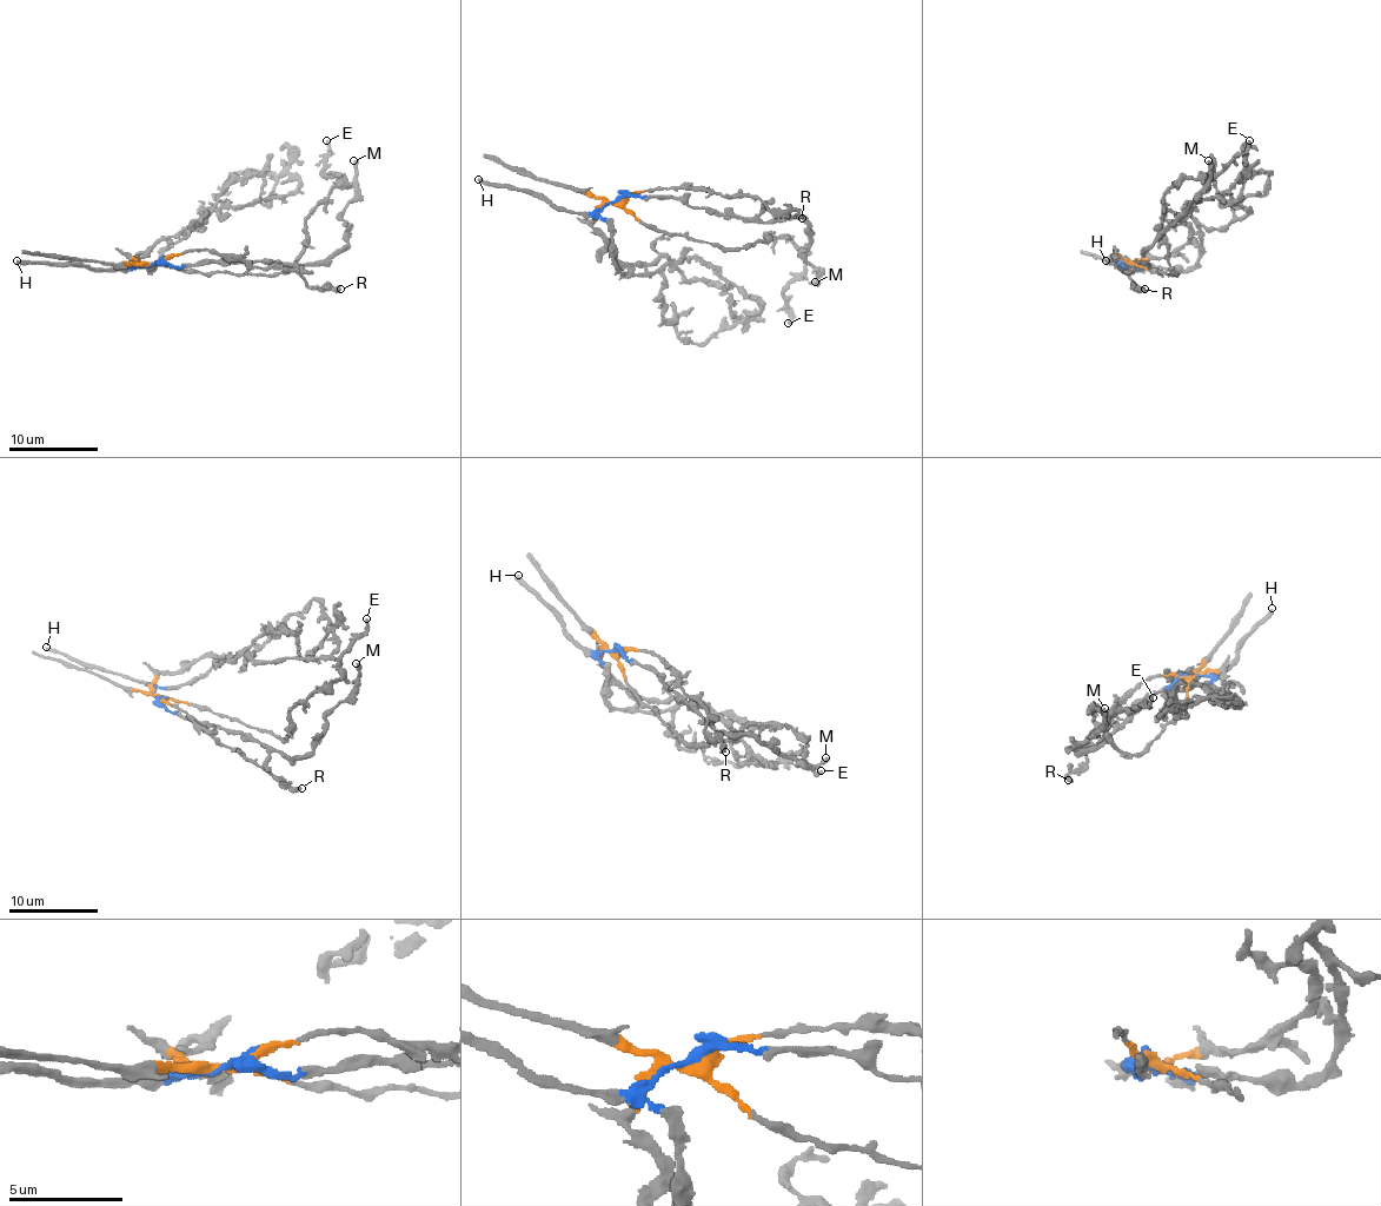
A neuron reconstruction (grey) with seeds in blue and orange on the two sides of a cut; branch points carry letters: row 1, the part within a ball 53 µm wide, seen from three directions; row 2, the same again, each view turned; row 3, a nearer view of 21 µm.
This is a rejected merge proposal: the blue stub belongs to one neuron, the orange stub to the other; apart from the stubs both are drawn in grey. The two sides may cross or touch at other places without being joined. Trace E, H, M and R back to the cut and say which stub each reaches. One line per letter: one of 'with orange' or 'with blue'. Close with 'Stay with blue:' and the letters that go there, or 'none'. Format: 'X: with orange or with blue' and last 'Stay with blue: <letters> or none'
E: with orange
H: with blue
M: with blue
R: with orange
Stay with blue: H, M

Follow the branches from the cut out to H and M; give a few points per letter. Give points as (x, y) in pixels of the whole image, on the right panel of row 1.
H: (1129, 262), (1137, 269), (1104, 259)
M: (1129, 262), (1122, 266), (1124, 262), (1149, 264), (1144, 251), (1207, 181), (1209, 160)

